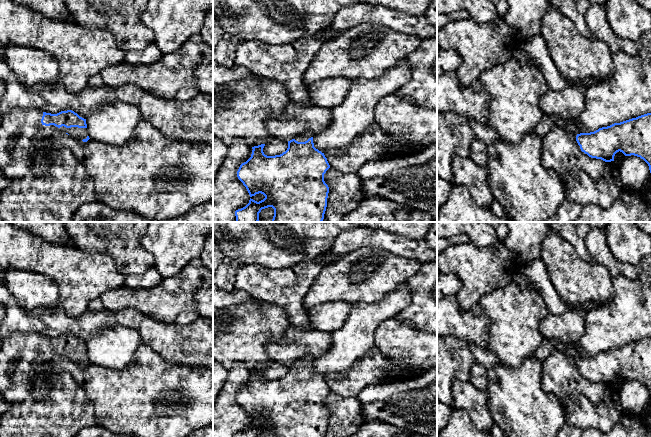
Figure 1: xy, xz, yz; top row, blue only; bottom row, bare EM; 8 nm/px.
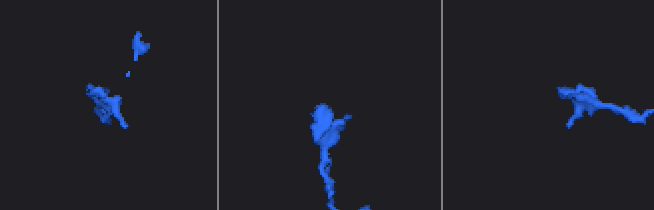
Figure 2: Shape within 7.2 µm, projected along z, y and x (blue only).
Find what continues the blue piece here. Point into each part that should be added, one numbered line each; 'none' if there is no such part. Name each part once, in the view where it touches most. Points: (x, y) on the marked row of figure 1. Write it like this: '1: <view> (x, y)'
1: xy (22, 128)

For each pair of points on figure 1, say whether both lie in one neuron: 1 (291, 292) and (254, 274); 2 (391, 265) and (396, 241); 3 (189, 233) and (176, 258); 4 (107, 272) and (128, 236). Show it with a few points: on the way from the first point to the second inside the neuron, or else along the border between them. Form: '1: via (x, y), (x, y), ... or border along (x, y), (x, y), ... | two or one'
1: via (282, 286), (272, 286), (263, 283) | one
2: border along (371, 247), (380, 247), (403, 257), (417, 259) | two
3: via (183, 239), (176, 246), (176, 252) | one
4: border along (92, 252), (106, 252), (125, 276) | two

